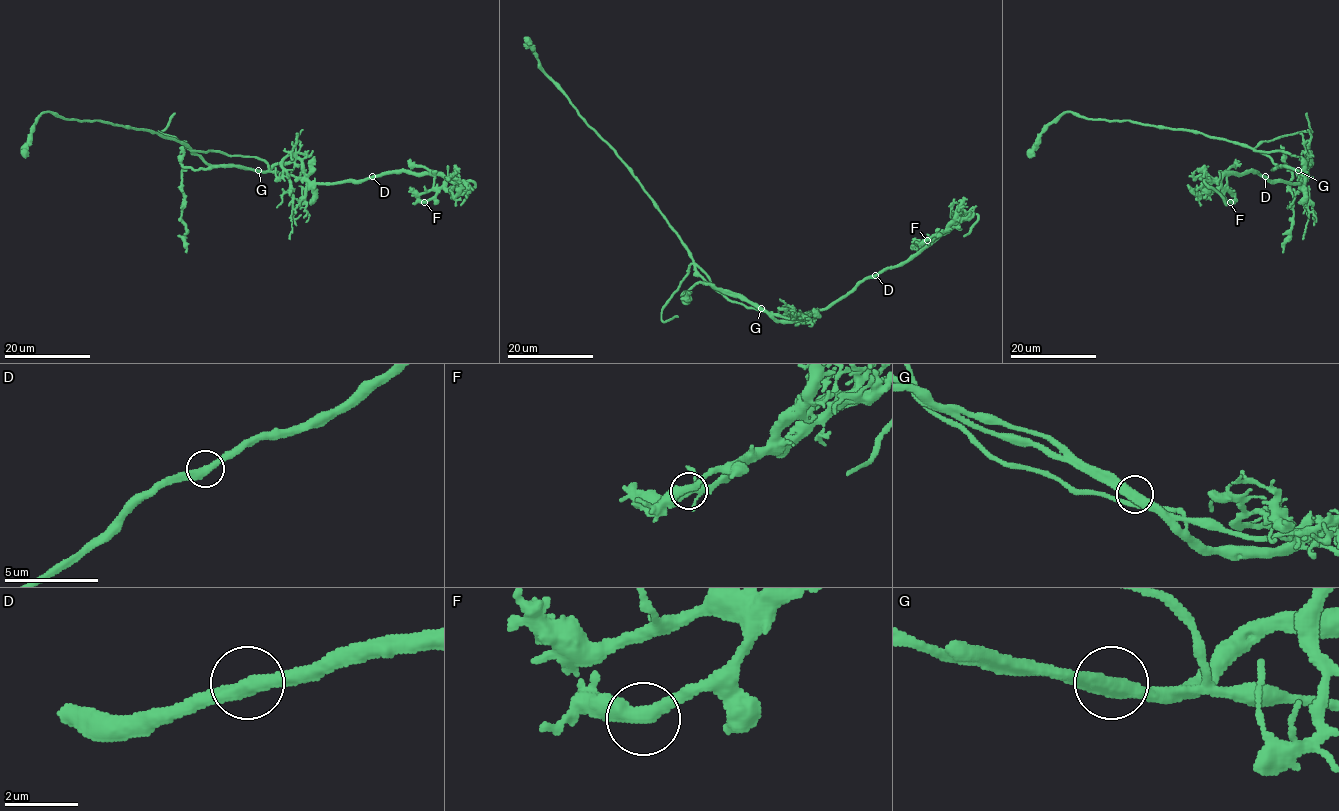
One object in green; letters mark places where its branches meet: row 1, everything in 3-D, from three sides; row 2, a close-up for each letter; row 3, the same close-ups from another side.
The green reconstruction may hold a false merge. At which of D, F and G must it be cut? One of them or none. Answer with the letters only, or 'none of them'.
G

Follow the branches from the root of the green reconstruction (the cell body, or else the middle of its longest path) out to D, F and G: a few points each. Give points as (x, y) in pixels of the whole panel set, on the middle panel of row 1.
D: (714, 288), (742, 294), (769, 313), (792, 318), (828, 308), (861, 282), (875, 275)
F: (714, 288), (742, 294), (772, 314), (808, 315), (828, 308), (866, 278), (907, 262), (939, 234), (927, 240)
G: (714, 288), (742, 294), (761, 308)

